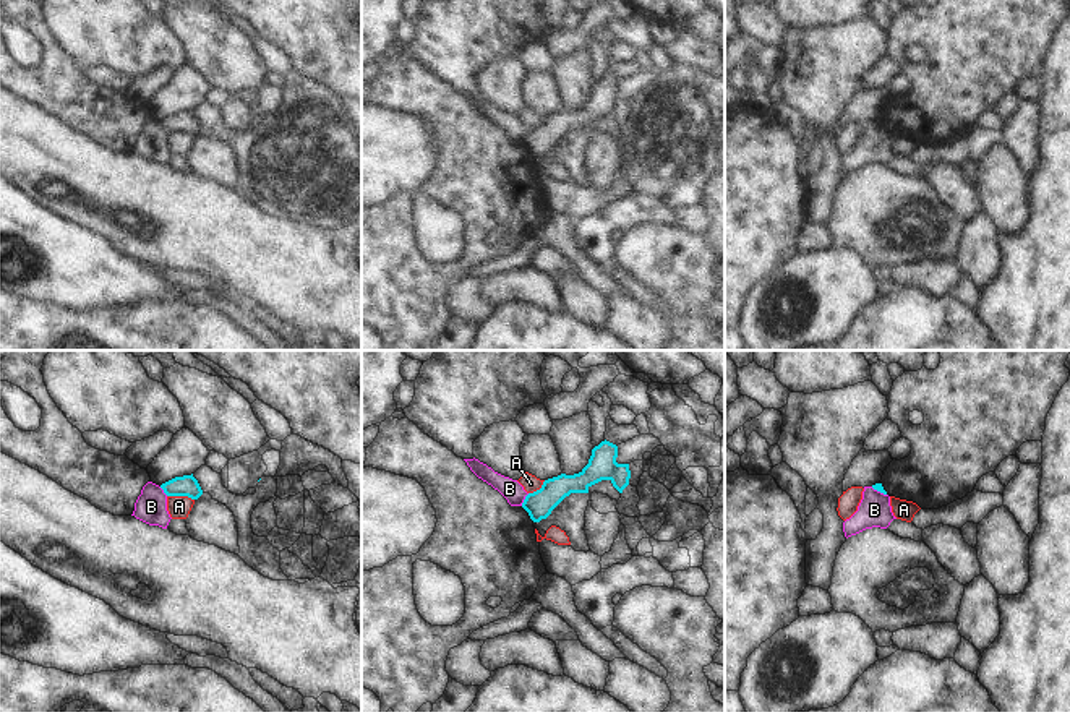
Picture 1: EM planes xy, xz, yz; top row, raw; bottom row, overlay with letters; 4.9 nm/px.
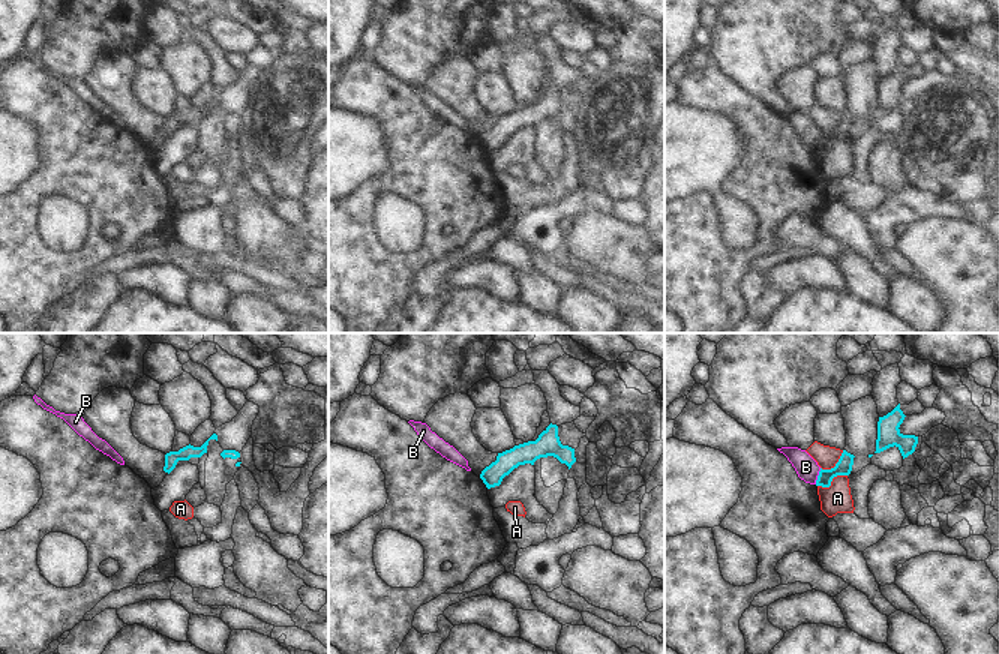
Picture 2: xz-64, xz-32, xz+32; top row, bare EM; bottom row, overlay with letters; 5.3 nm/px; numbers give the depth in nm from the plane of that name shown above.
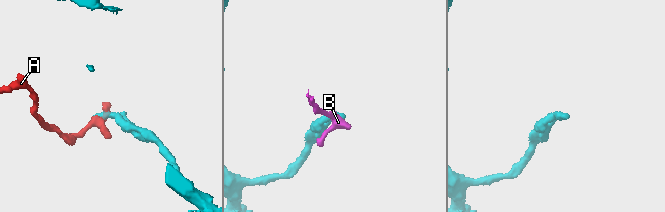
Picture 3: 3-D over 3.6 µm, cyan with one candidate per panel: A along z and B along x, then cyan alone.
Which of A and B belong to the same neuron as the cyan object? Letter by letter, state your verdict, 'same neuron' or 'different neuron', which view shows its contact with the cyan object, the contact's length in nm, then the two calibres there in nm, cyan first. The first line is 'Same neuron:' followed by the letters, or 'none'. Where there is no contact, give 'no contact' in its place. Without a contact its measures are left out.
Same neuron: none
A: different neuron; meets cyan in xy; contact 140 nm long; 110 nm thick on the cyan side, 110 nm on the other
B: different neuron; meets cyan in xz; contact 80 nm long; 140 nm thick on the cyan side, 100 nm on the other

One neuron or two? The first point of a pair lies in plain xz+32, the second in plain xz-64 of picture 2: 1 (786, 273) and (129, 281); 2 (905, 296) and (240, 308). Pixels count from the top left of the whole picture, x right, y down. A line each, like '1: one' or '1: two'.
1: one
2: one

